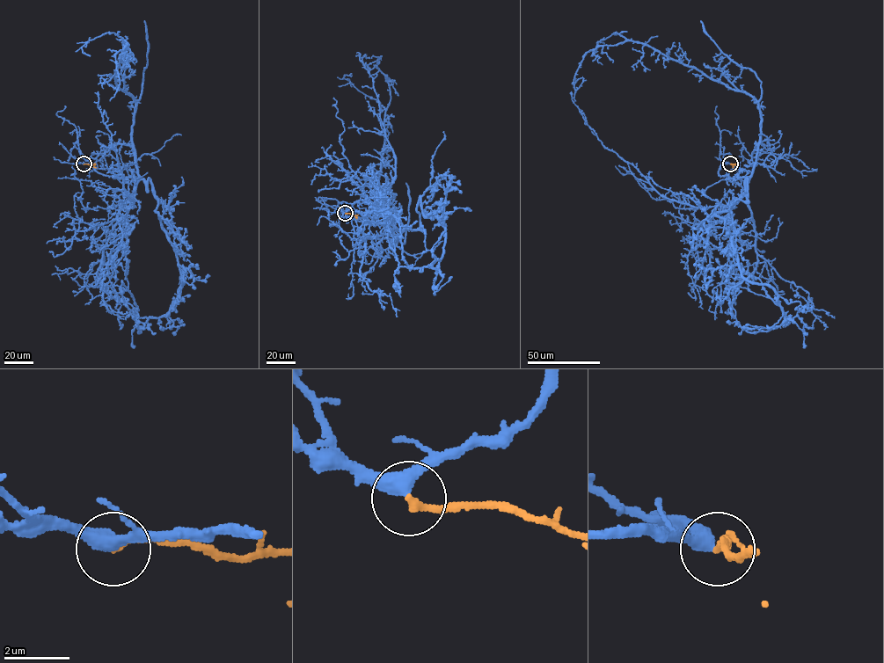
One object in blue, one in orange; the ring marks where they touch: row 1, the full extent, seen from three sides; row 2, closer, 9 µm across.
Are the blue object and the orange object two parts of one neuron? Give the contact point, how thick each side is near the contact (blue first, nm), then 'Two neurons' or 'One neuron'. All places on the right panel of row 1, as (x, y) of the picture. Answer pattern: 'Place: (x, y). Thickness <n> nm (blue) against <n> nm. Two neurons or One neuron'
Place: (730, 163). Thickness 400 nm (blue) against 240 nm. One neuron

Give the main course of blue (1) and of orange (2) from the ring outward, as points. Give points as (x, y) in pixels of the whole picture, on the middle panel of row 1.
1: (345, 213), (369, 202), (403, 229), (394, 244), (377, 205), (390, 89), (382, 56), (364, 65), (369, 58)
2: (345, 213), (358, 214)

